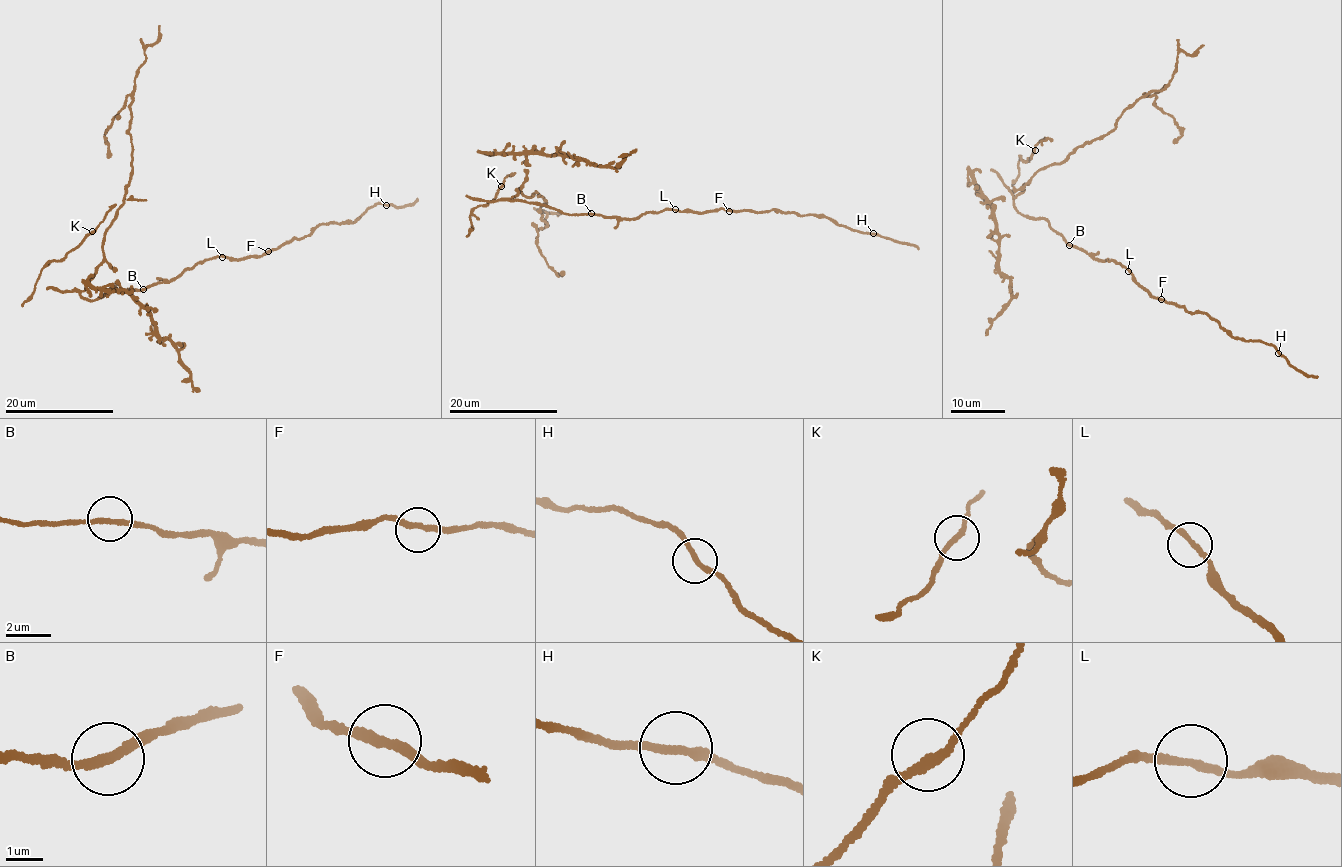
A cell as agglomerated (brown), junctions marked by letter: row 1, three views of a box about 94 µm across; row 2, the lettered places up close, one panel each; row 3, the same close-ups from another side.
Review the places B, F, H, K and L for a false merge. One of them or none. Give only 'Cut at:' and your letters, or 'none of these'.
Cut at: H

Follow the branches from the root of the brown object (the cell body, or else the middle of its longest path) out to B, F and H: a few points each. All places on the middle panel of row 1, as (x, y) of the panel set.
B: (575, 213), (591, 213)
F: (575, 213), (626, 218), (672, 208), (695, 213), (724, 207), (729, 211)
H: (575, 213), (626, 218), (672, 208), (695, 213), (774, 209), (825, 215), (873, 233)

